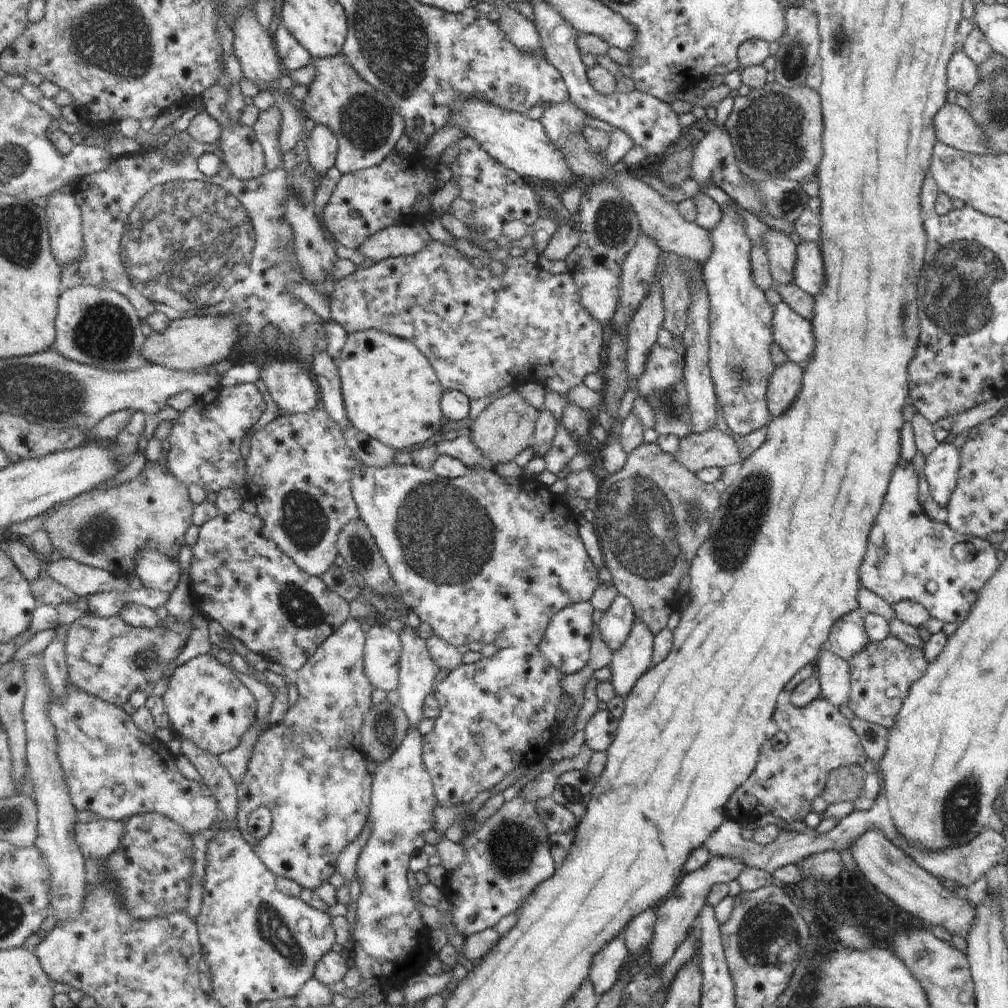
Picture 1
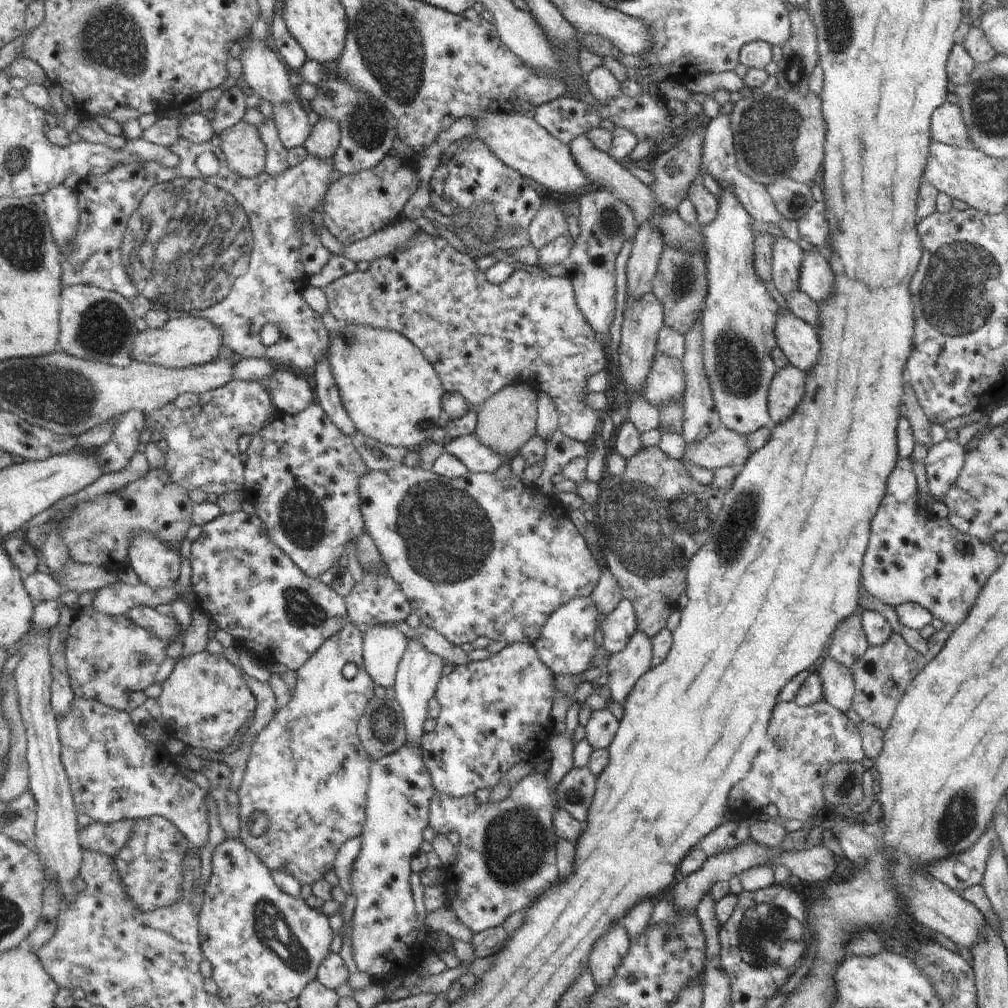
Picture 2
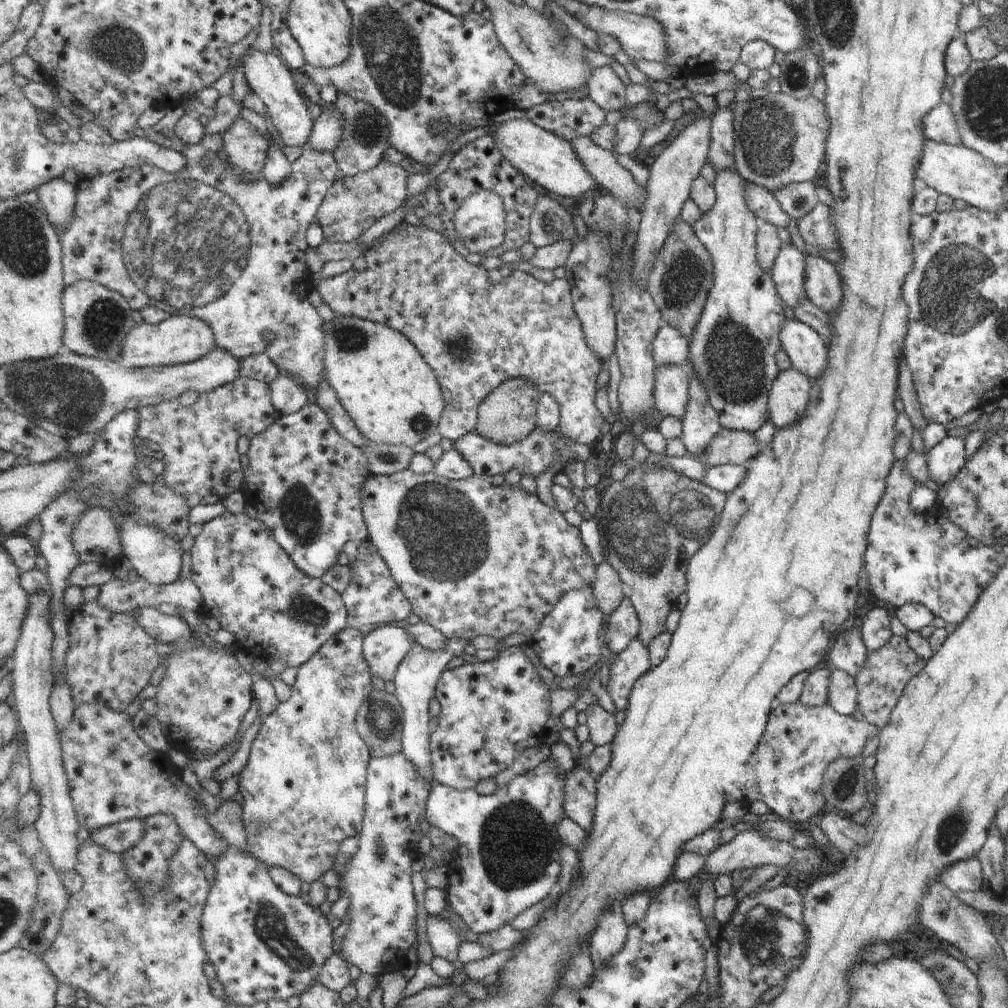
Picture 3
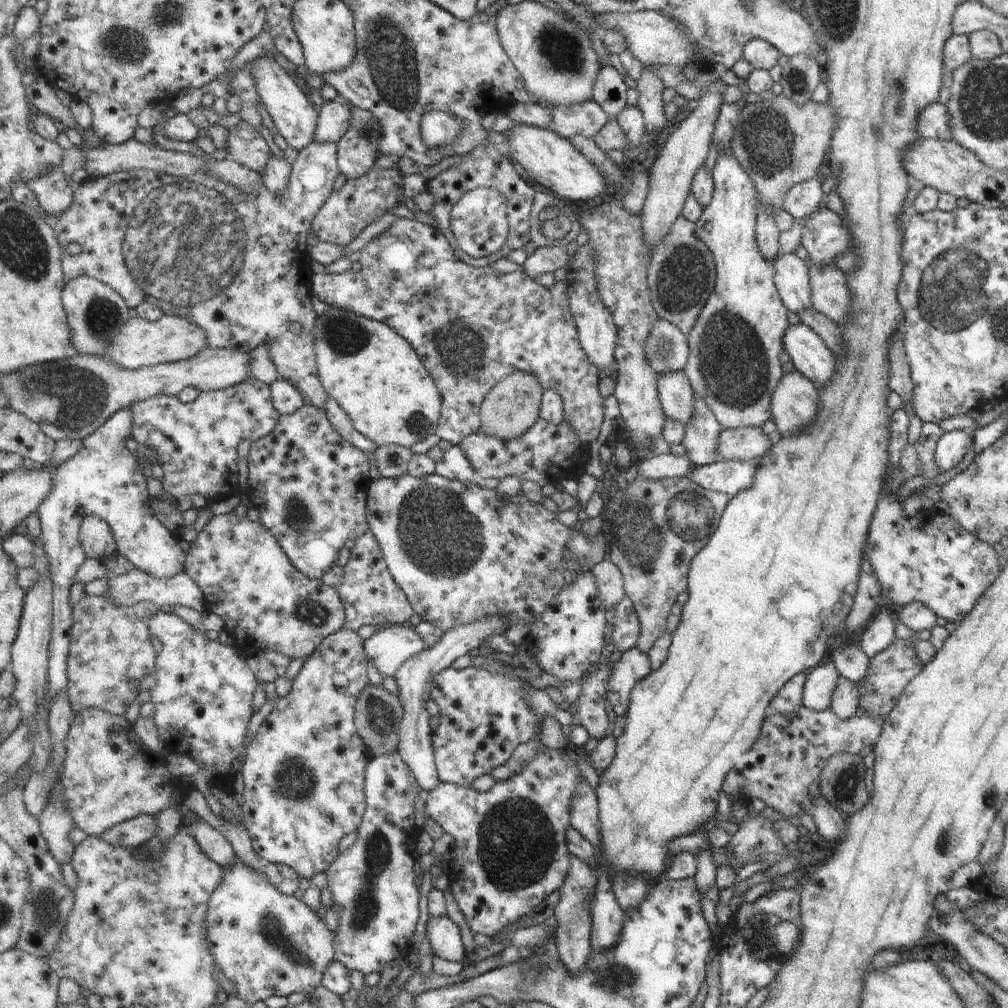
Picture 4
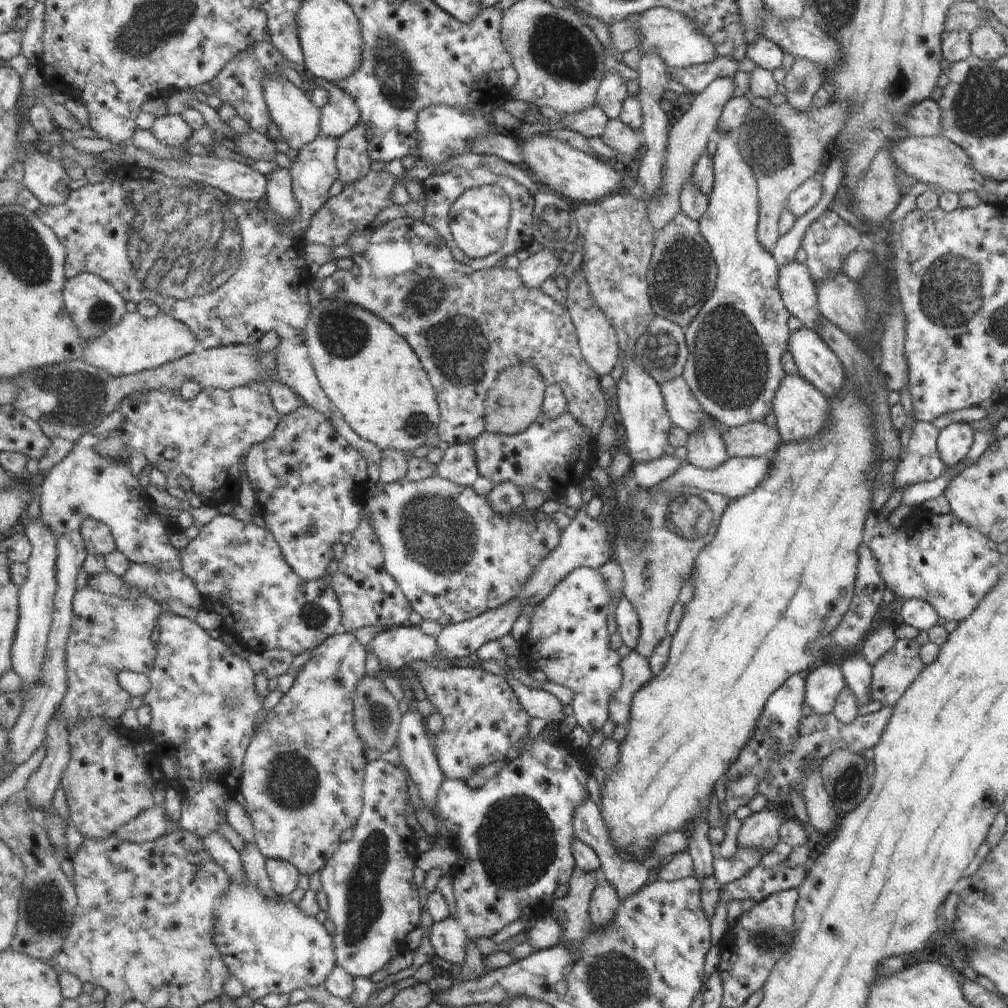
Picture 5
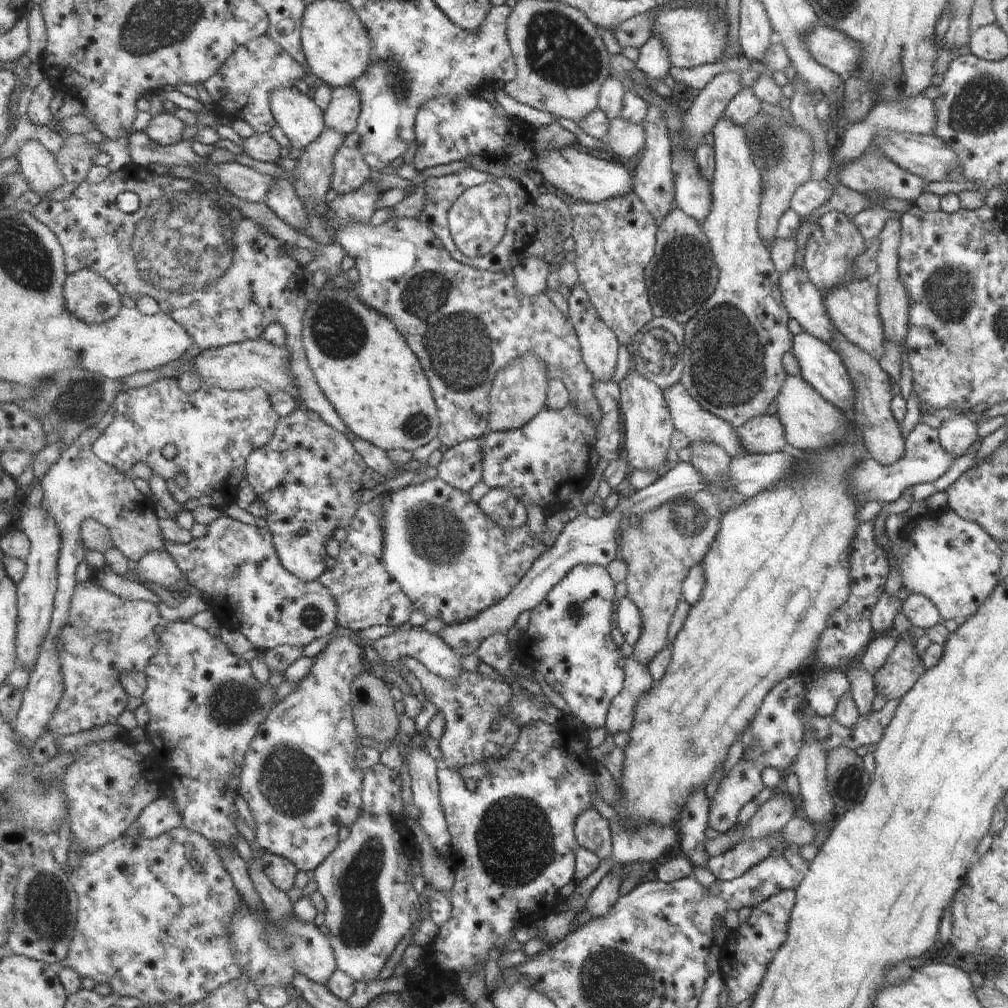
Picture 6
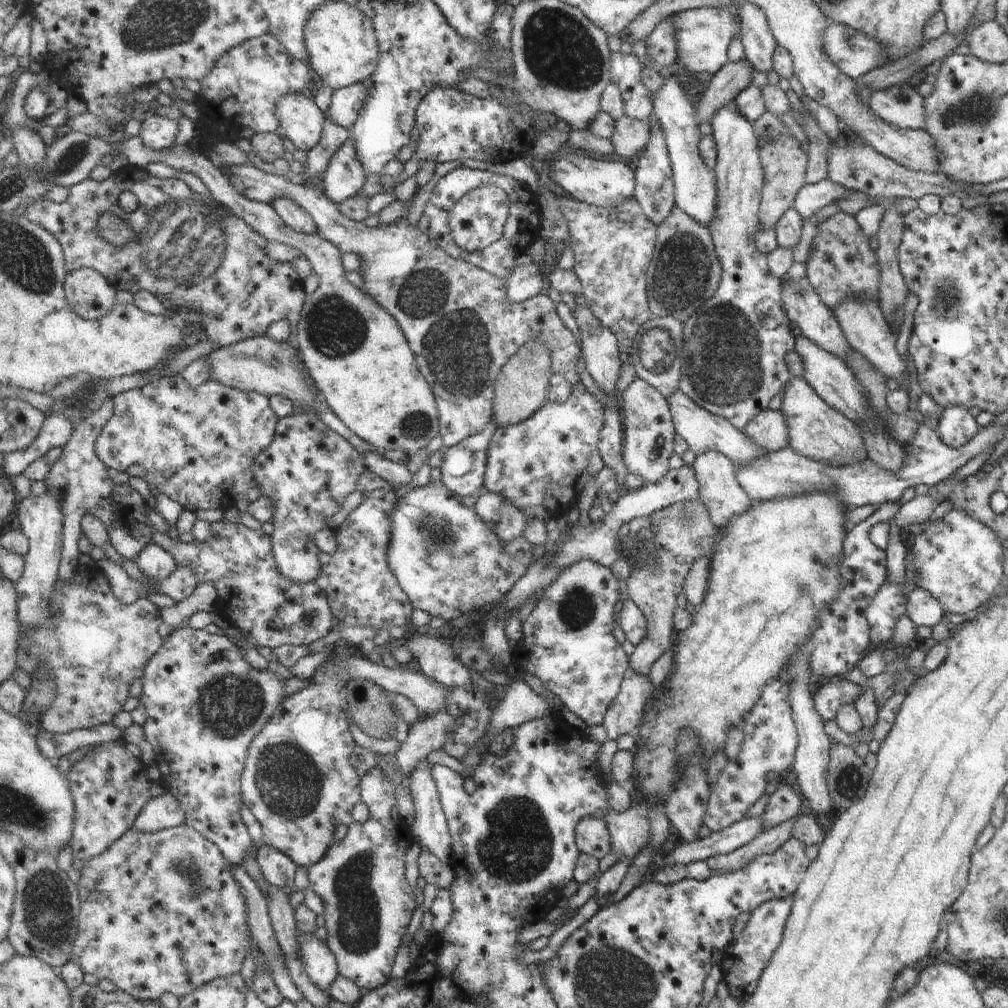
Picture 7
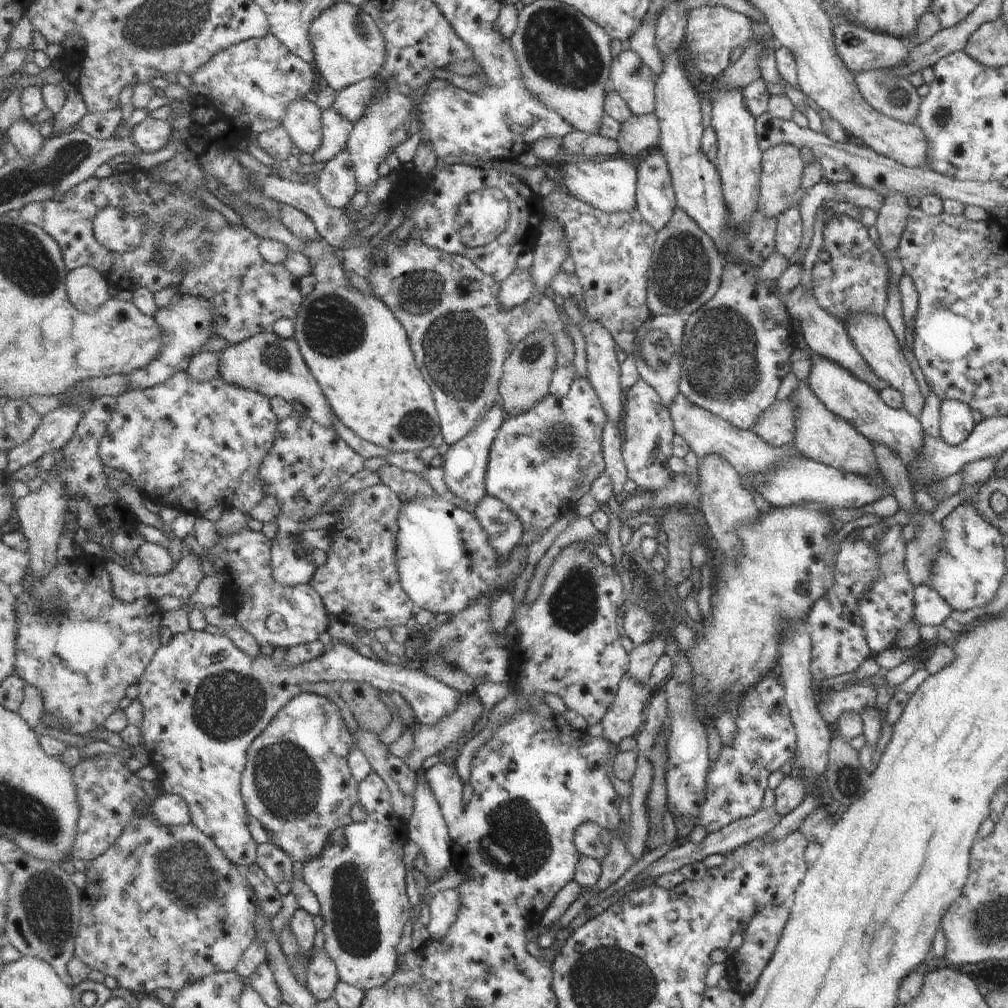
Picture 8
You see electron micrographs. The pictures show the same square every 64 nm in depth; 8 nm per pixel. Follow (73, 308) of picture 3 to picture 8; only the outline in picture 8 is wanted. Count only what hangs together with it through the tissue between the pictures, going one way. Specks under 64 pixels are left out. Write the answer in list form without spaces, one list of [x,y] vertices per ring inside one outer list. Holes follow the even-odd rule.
[[[84,266],[76,268],[70,271],[67,276],[67,294],[70,295],[70,301],[77,310],[81,312],[91,313],[92,310],[101,308],[105,302],[109,302],[112,299],[109,296],[110,284],[106,279],[106,276],[101,274],[99,270],[92,266]]]

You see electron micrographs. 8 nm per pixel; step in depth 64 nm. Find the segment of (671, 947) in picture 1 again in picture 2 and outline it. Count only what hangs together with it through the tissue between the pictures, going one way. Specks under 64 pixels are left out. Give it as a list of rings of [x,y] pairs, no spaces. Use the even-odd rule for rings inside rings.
[[[746,839],[742,842],[739,841],[739,844],[735,848],[731,848],[729,852],[721,852],[721,854],[707,857],[701,868],[695,871],[695,874],[680,877],[672,889],[675,908],[679,912],[685,912],[685,914],[687,912],[695,914],[695,906],[699,904],[699,900],[709,892],[715,882],[727,882],[743,871],[753,866],[759,866],[759,864],[773,864],[773,867],[783,866],[791,872],[791,875],[797,876],[807,887],[829,882],[829,876],[835,870],[833,853],[823,844],[811,846],[807,850],[783,850],[778,845],[774,847],[761,846],[751,839]]]

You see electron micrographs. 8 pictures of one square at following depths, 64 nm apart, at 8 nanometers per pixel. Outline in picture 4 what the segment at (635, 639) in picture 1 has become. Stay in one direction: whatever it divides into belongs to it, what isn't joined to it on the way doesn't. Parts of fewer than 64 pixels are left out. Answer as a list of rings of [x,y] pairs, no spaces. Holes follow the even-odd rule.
[[[639,646],[625,651],[614,665],[614,678],[607,690],[607,700],[619,716],[627,716],[633,690],[654,671],[651,659]]]

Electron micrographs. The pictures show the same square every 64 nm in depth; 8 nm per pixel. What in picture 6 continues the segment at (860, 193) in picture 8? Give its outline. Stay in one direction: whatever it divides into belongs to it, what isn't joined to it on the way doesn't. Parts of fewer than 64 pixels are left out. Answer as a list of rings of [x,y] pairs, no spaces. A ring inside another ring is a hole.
[[[825,179],[822,181],[809,180],[796,188],[795,192],[790,196],[789,211],[800,217],[809,216],[811,210],[822,208],[822,204],[827,202],[833,191],[833,186],[827,184]]]

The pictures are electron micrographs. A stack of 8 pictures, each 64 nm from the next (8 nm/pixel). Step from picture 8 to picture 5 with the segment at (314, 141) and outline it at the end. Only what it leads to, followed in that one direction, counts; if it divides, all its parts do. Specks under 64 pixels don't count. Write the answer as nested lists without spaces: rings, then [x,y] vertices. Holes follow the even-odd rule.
[[[267,76],[263,80],[263,90],[271,113],[271,119],[280,129],[282,138],[292,149],[300,151],[321,135],[322,110],[311,102],[311,98],[295,84],[281,76]]]

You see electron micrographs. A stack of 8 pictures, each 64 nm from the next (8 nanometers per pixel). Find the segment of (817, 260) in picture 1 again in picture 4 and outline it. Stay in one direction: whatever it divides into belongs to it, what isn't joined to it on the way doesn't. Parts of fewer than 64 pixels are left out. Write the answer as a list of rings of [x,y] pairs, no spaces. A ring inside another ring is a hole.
[[[811,258],[804,260],[811,290],[811,306],[831,319],[831,322],[843,324],[845,312],[849,314],[851,294],[845,284],[845,276],[832,264],[813,264]]]

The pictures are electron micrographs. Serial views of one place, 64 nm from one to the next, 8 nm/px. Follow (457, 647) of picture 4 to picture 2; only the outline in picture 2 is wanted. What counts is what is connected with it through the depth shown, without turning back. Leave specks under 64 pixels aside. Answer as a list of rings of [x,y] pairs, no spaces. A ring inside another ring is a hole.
[[[407,638],[409,642],[405,656],[401,660],[397,671],[397,678],[394,688],[396,693],[396,699],[402,706],[403,714],[405,716],[405,726],[407,728],[407,740],[409,744],[417,750],[417,752],[423,753],[423,746],[421,746],[421,740],[425,736],[425,722],[429,718],[429,706],[431,700],[436,698],[436,690],[438,684],[441,682],[443,676],[443,658],[435,656],[424,644],[421,644],[419,640],[415,638]]]

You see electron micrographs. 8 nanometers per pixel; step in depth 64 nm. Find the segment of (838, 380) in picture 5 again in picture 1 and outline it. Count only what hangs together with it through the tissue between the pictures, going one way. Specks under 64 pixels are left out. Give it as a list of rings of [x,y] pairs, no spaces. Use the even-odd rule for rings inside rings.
[[[785,303],[773,305],[771,316],[771,338],[785,354],[787,361],[801,364],[813,354],[813,334],[811,325],[805,318],[795,314]]]

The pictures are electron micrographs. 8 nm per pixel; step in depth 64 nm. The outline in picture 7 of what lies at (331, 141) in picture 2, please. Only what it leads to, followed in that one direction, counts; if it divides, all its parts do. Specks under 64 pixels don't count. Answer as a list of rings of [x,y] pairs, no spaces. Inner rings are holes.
[[[355,83],[351,86],[345,86],[345,88],[333,89],[331,102],[325,113],[335,124],[351,131],[352,128],[355,128],[355,123],[362,113],[365,98],[367,98],[365,84]]]

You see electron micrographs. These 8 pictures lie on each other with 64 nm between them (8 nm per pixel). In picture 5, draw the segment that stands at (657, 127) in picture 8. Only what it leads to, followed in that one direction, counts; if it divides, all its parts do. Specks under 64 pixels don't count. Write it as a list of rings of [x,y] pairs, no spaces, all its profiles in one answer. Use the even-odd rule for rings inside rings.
[[[610,119],[600,139],[620,156],[633,158],[643,143],[642,130],[633,130],[619,119]]]

